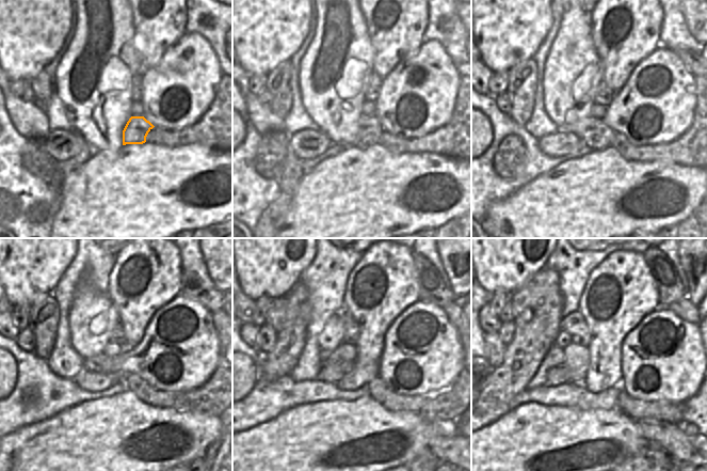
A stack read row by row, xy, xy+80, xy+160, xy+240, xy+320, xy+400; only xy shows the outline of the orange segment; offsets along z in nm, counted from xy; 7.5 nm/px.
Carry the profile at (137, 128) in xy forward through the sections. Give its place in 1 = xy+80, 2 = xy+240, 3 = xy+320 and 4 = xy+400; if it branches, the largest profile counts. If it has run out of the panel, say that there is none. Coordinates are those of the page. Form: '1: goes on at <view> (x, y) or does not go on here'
1: goes on at xy+80 (370, 129)
2: goes on at xy+240 (100, 363)
3: goes on at xy+320 (325, 357)
4: goes on at xy+400 (555, 357)

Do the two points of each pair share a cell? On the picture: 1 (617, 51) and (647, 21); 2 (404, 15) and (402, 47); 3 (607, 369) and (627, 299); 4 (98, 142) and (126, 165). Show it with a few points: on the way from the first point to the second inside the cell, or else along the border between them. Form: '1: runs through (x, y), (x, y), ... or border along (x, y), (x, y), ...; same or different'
1: runs through (625, 44), (640, 29); same
2: runs through (402, 22), (402, 40); same
3: runs through (607, 351), (608, 327), (614, 316); same
4: border along (124, 145), (116, 152), (95, 151); different

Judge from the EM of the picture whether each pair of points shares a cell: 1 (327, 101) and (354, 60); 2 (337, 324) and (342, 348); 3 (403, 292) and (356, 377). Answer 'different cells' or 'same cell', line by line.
1: same cell
2: different cells
3: same cell

